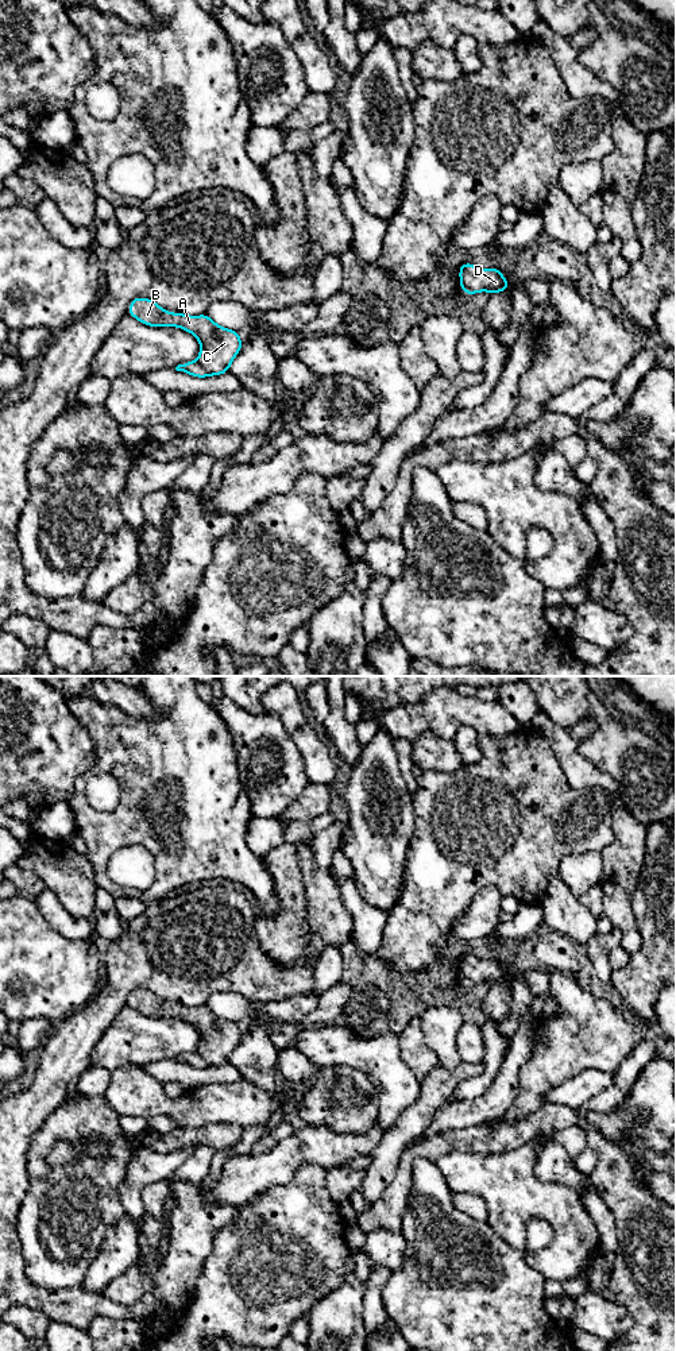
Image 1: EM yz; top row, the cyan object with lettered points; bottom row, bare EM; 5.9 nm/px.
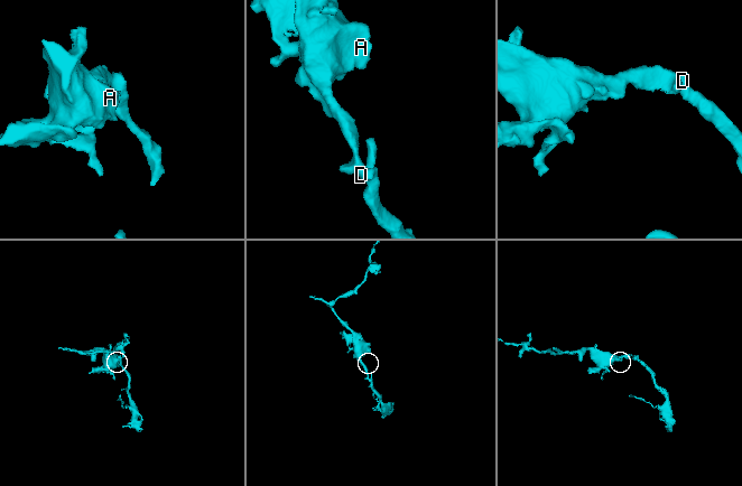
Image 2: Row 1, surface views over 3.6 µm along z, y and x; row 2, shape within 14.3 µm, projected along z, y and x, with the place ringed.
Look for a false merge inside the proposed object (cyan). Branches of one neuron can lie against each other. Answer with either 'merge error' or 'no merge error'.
no merge error

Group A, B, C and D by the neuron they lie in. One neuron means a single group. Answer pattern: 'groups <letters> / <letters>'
groups A B C D

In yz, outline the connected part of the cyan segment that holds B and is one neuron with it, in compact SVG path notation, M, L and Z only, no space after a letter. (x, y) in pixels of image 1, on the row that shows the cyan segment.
M136 297L131 301L128 313L150 327L179 327L200 341L200 355L194 362L178 364L177 371L205 378L229 371L229 366L243 341L236 331L219 327L208 314L188 316L170 313L150 298Z

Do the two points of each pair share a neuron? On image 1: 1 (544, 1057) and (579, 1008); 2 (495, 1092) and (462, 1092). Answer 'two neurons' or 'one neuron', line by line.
1: one neuron
2: two neurons

